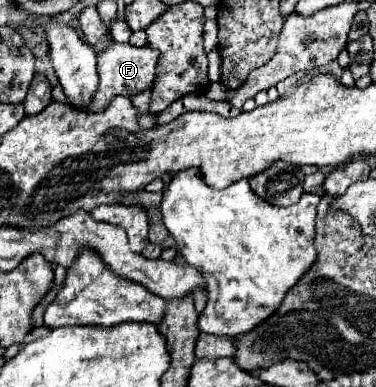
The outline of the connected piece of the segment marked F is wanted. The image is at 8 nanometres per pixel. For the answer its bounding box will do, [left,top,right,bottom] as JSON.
[89,43,159,111]

